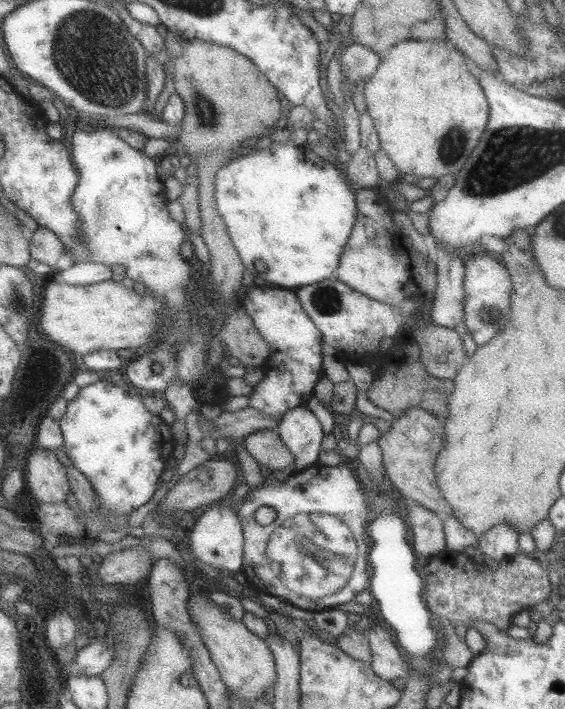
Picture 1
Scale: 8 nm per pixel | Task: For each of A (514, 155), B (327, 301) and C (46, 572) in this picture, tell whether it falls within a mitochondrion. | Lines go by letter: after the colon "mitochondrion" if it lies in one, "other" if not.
A: mitochondrion
B: mitochondrion
C: mitochondrion

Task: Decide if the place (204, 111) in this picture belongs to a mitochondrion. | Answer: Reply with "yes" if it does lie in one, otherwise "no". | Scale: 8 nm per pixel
yes

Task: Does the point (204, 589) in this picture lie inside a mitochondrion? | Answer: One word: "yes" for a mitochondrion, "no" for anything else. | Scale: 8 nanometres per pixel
no

